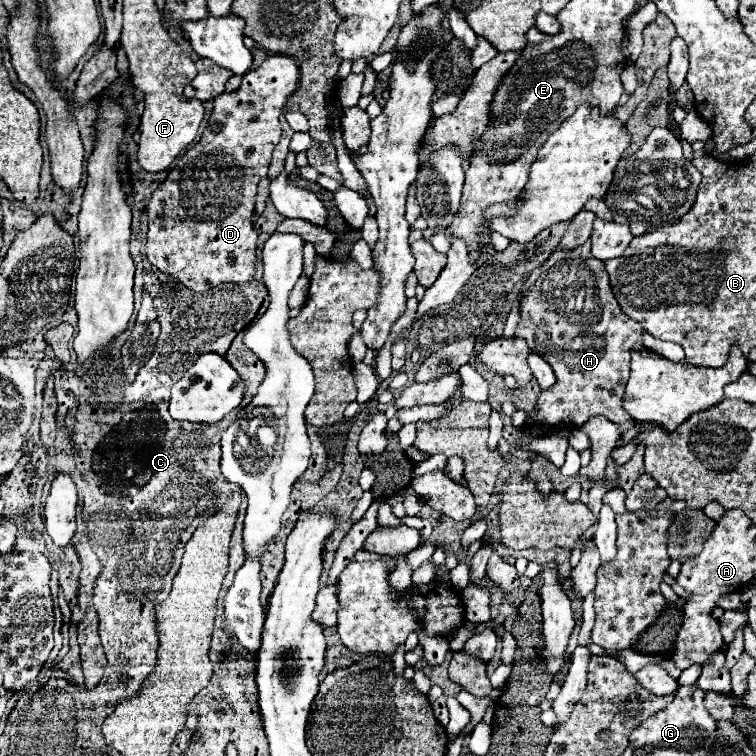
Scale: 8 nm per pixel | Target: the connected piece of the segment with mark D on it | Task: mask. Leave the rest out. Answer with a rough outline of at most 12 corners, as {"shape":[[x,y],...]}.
{"shape":[[270,54],[148,204],[146,256],[206,292],[254,276],[256,186],[298,86]]}

